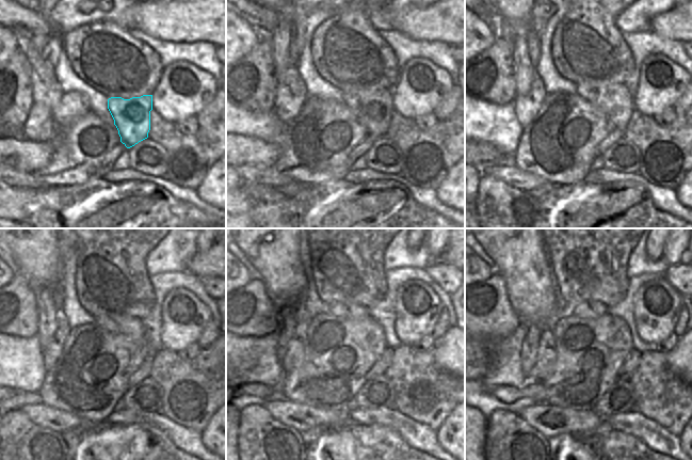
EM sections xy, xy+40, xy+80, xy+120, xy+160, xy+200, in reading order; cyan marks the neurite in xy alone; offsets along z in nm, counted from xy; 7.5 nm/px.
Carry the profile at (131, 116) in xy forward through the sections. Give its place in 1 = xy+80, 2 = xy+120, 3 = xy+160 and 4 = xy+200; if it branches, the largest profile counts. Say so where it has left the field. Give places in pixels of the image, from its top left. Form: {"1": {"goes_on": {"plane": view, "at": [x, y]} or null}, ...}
{"1": {"goes_on": {"plane": "xy+80", "at": [614, 100]}}, "2": {"goes_on": {"plane": "xy+120", "at": [132, 328]}}, "3": {"goes_on": {"plane": "xy+160", "at": [342, 312]}}, "4": {"goes_on": {"plane": "xy+200", "at": [589, 308]}}}

